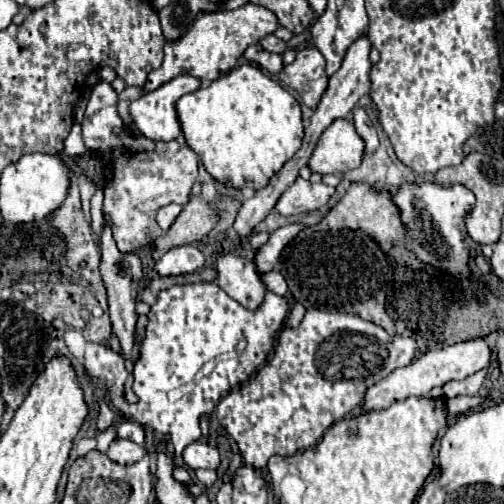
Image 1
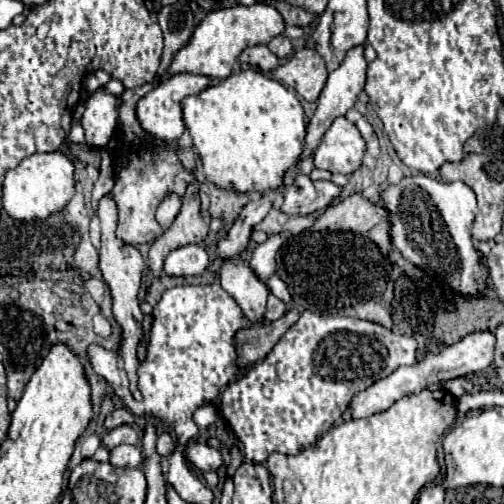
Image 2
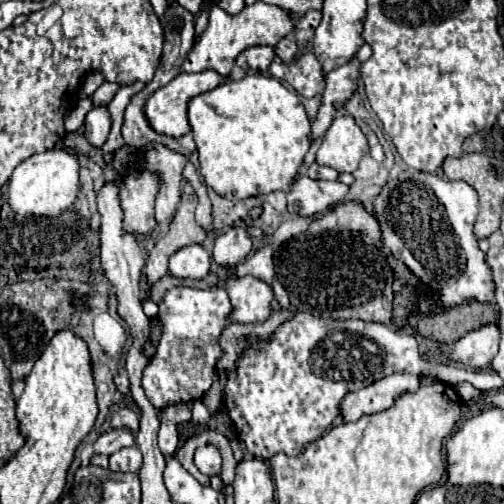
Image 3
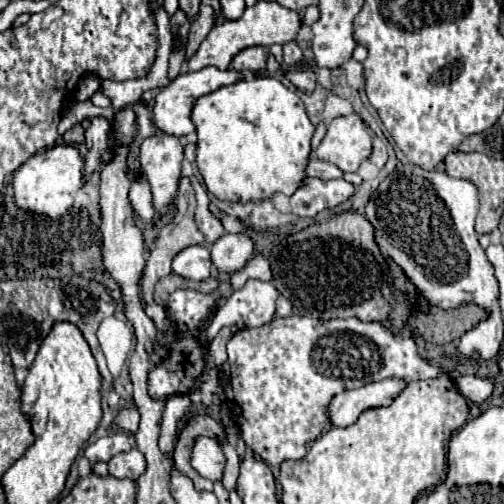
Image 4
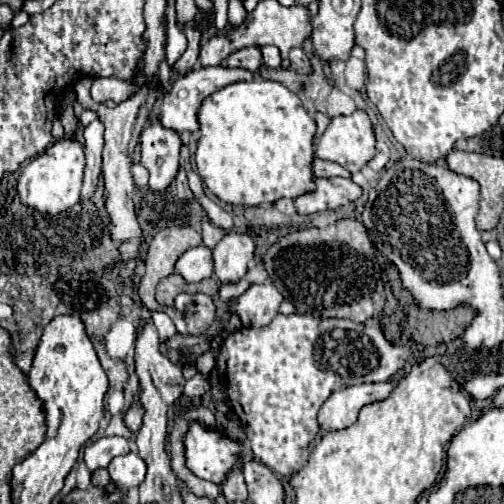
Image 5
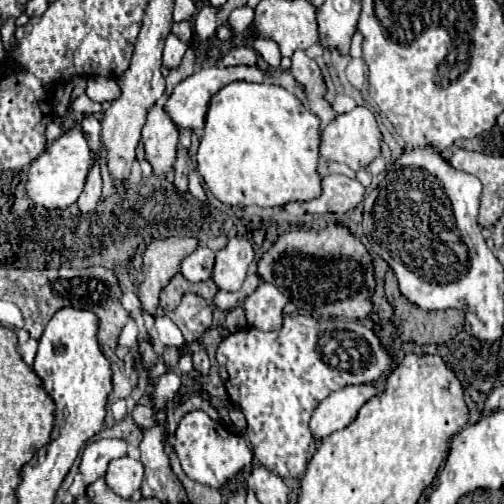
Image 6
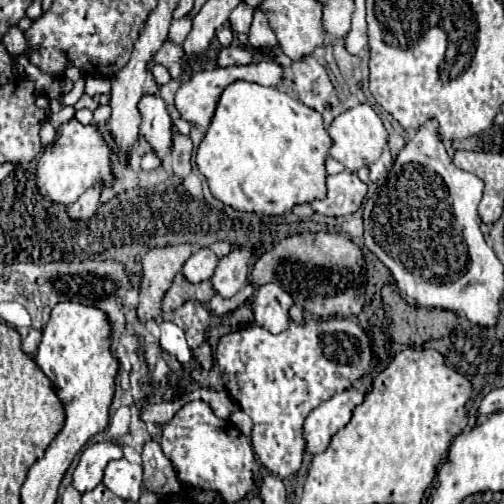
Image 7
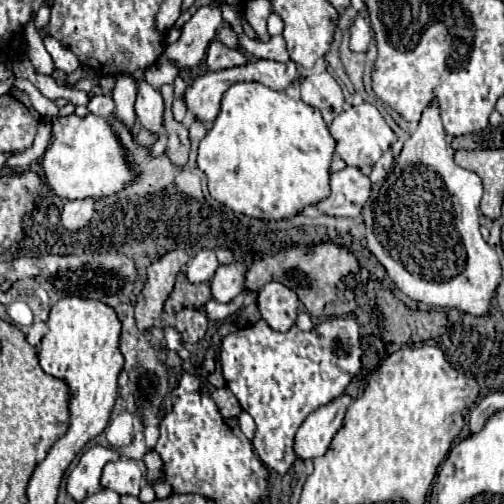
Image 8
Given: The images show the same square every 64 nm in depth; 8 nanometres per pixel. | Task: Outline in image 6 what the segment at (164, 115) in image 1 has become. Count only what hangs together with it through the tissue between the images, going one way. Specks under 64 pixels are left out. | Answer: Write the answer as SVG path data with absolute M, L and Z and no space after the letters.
M208 66L202 68L198 72L194 72L192 76L188 76L186 80L182 80L180 84L176 84L174 92L168 96L168 102L164 104L164 110L168 112L170 120L178 126L178 128L190 128L190 130L200 130L204 128L204 116L206 116L206 108L210 98L224 88L224 84L230 84L234 80L246 80L246 82L262 82L266 76L262 70L258 70L256 66L236 66L236 68L226 68L226 66Z

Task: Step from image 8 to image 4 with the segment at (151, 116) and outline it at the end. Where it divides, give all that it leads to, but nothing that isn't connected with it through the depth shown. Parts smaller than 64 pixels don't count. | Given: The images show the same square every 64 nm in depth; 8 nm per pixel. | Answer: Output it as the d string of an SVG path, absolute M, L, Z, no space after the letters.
M158 134L140 144L140 164L152 186L154 210L160 216L170 212L182 176L184 150L176 136Z

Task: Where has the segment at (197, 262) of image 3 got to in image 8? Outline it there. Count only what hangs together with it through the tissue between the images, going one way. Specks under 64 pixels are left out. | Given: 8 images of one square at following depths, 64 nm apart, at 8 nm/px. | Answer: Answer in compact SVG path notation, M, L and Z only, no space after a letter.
M200 250L186 266L186 278L192 284L200 284L200 282L210 282L210 278L214 276L216 268L220 266L220 262L216 260L214 250Z

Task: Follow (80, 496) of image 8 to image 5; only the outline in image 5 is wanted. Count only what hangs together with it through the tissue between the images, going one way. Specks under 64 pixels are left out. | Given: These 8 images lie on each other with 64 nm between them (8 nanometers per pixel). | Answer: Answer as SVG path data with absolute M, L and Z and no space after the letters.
M120 436L100 438L94 444L86 446L84 462L90 468L90 472L94 472L96 468L106 468L112 458L122 456L122 454L128 454L128 446L122 446L122 438Z

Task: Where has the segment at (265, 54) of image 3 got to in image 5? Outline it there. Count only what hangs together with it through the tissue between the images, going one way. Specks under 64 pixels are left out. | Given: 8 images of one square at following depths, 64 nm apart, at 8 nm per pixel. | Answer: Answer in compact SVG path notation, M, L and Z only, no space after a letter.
M250 46L250 48L242 48L242 50L234 52L232 56L228 56L228 60L224 64L228 68L244 68L250 72L258 72L260 66L264 64L264 60L260 56L260 48Z

